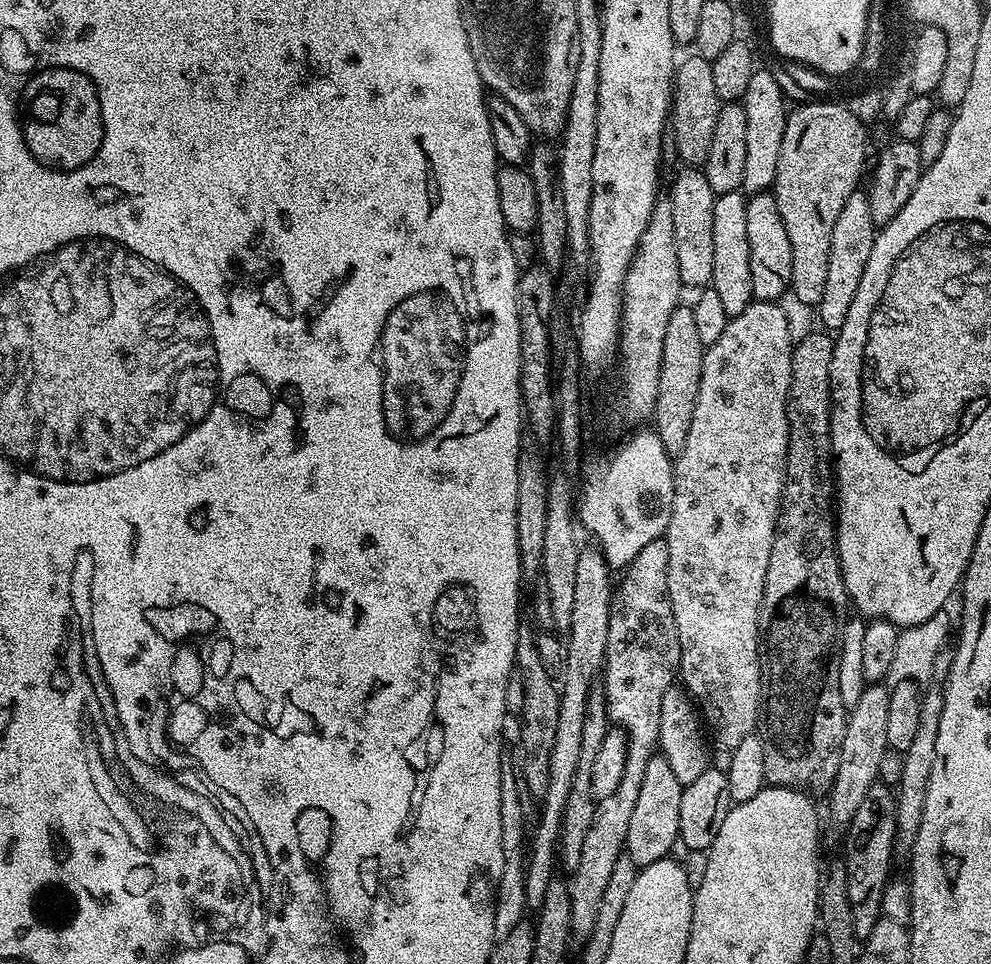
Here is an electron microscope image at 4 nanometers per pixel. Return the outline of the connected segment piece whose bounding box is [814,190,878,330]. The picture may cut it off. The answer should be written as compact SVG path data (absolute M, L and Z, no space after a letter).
M857 190L846 198L846 203L834 222L834 235L830 237L830 267L826 270L826 286L822 289L822 302L815 305L814 312L825 329L838 330L842 322L846 322L846 313L850 310L850 302L854 302L854 294L858 294L858 285L862 283L862 274L866 270L866 262L870 259L870 250L874 250L874 242L878 226L874 218L870 218L870 202L867 191Z

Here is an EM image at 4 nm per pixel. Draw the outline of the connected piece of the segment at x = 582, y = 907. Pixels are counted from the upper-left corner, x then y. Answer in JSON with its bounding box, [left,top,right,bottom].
[567,538,680,941]

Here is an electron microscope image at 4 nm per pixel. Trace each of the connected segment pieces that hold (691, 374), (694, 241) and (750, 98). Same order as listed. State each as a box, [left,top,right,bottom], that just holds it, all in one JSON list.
[[650,306,706,458],[666,166,718,290],[740,70,790,194]]

